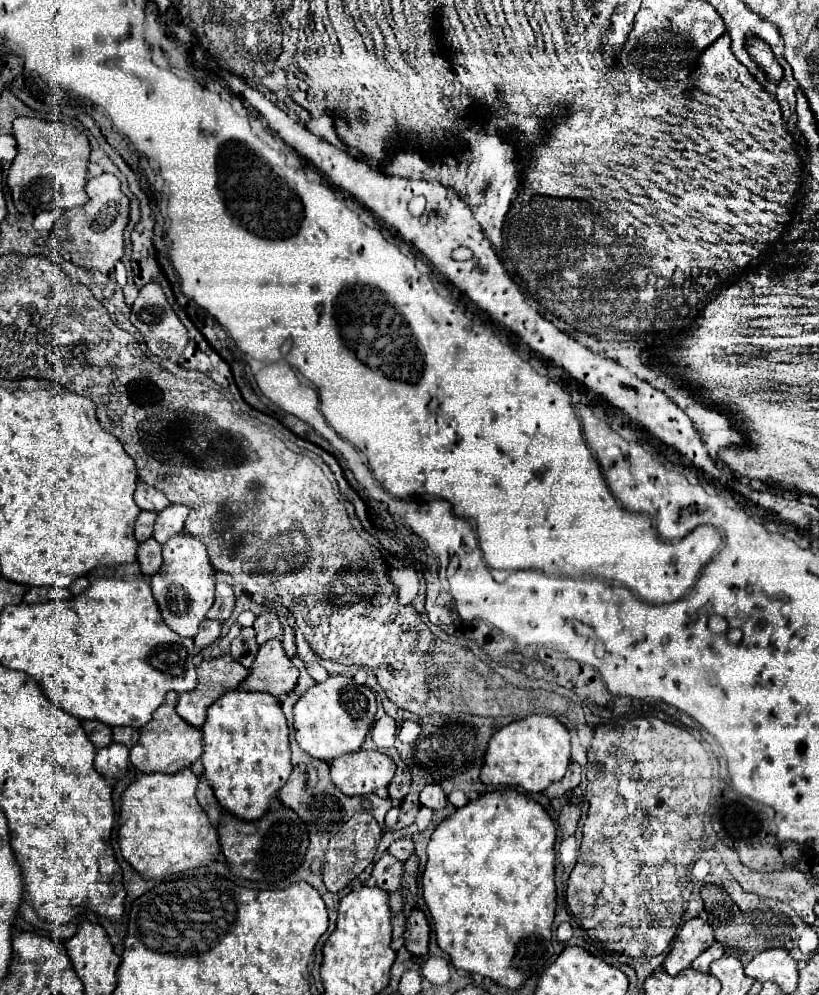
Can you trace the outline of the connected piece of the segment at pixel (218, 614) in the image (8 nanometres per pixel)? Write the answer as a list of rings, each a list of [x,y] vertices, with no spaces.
[[[216,582],[216,602],[214,606],[210,608],[210,612],[206,614],[206,618],[212,618],[212,620],[228,620],[232,616],[232,610],[234,610],[234,592],[232,588],[226,584],[226,582]]]

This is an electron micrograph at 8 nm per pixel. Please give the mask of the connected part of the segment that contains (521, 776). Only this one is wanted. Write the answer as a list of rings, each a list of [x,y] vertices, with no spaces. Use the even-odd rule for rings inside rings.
[[[532,714],[514,720],[498,730],[486,748],[480,780],[488,786],[520,786],[526,792],[544,792],[548,784],[560,780],[570,764],[568,728],[554,716]]]

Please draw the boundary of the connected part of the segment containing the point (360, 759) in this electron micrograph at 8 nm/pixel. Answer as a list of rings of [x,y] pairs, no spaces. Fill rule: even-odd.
[[[358,750],[336,758],[330,764],[330,772],[332,782],[346,796],[364,796],[388,786],[394,778],[396,764],[378,750]]]

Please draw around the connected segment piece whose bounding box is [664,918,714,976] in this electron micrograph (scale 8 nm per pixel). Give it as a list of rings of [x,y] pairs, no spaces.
[[[702,918],[688,920],[680,928],[680,932],[664,960],[664,970],[670,976],[676,976],[678,972],[686,970],[690,966],[690,962],[700,952],[704,952],[712,942],[714,942],[714,936],[712,936],[712,926],[708,922],[704,922]]]

